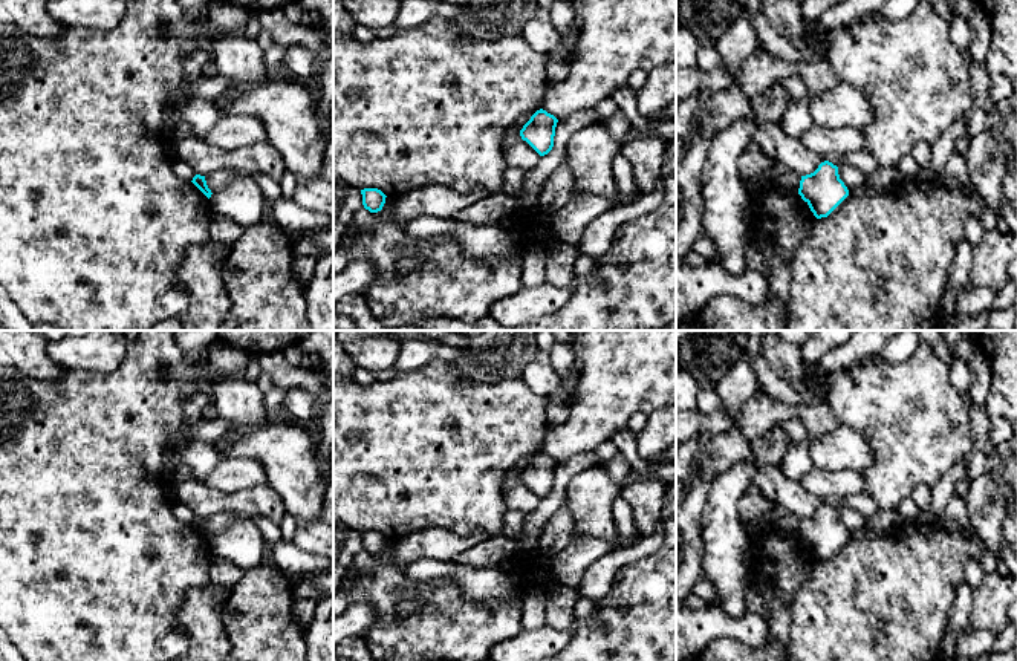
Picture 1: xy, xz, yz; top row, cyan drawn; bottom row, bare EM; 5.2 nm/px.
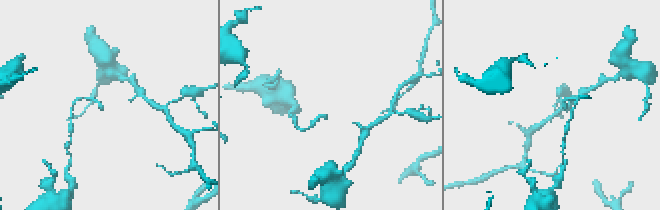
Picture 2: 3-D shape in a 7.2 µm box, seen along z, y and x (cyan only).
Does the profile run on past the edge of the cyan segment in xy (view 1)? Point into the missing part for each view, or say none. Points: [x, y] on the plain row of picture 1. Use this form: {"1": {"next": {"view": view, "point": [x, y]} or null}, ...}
{"1": {"next": null}}

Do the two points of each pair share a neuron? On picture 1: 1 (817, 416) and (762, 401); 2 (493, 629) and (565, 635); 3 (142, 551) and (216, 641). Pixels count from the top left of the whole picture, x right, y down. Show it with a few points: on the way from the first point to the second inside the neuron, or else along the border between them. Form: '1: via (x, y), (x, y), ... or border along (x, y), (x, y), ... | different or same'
1: via (803, 412), (776, 412) | same
2: border along (523, 629), (494, 644) | different
3: border along (210, 582), (184, 599), (178, 628), (187, 637) | different

